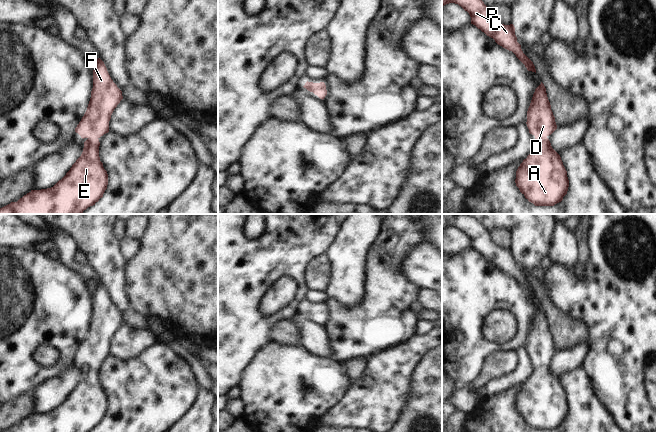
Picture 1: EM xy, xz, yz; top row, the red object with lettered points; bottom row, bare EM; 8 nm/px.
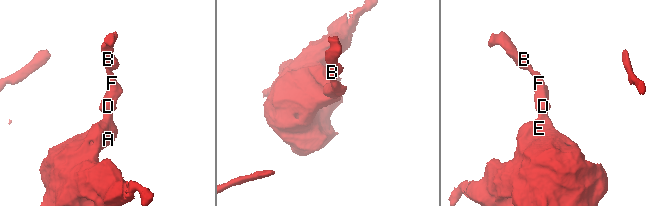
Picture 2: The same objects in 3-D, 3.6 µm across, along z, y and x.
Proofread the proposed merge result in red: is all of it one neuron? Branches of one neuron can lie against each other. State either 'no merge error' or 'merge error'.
no merge error

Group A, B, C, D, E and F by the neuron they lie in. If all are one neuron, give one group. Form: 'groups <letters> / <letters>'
groups A B C D E F

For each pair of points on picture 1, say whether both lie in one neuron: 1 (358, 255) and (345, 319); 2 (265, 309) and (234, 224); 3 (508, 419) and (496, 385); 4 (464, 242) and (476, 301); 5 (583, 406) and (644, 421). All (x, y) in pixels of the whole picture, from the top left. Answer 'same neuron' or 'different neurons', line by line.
1: different neurons
2: different neurons
3: different neurons
4: different neurons
5: different neurons

